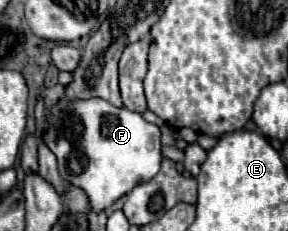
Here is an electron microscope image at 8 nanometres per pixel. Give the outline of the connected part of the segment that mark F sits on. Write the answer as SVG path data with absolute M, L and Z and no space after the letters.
M67 97L59 99L59 103L49 111L49 131L41 139L49 145L49 149L55 153L59 161L59 175L65 183L81 187L91 201L91 207L95 211L111 207L119 197L129 193L133 187L147 183L157 175L161 165L161 129L153 123L147 123L139 113L129 111L125 107L117 109L111 103L93 97L93 99L79 99L69 101Z

